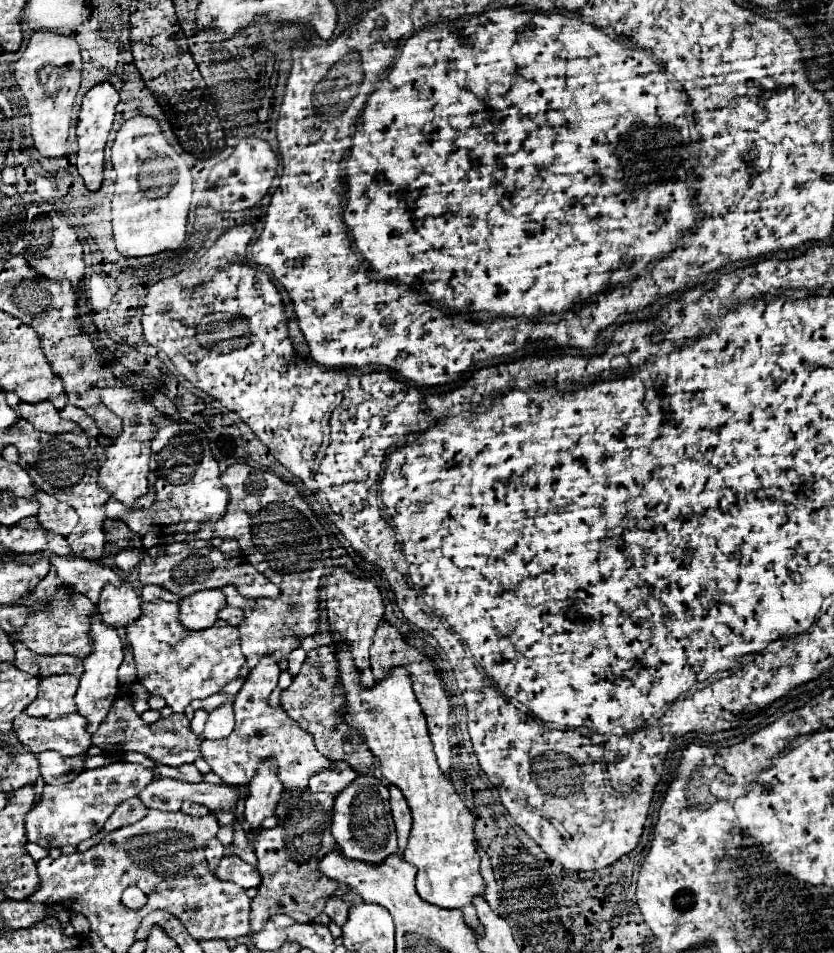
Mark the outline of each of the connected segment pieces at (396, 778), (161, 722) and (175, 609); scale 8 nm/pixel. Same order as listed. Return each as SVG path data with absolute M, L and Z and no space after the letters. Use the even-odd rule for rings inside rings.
M345 643L337 645L335 657L339 661L339 671L341 671L341 681L335 687L335 691L345 693L347 709L349 709L345 719L365 735L367 747L381 761L383 777L389 783L393 783L395 787L399 787L403 791L407 803L409 803L413 827L411 827L411 835L409 835L407 847L403 851L403 857L419 869L417 871L417 893L421 895L421 899L425 899L433 905L439 905L443 909L471 907L473 899L477 895L485 893L485 881L481 879L481 873L479 873L479 861L481 859L475 851L475 835L473 835L475 819L469 813L469 809L465 807L465 803L459 799L459 795L455 793L453 783L441 773L441 769L435 761L435 753L433 753L433 745L429 739L425 715L423 715L415 695L413 695L409 673L405 671L405 667L397 667L389 673L387 679L377 681L377 685L373 689L363 689L357 685L357 679L361 677L361 673L355 669L353 659L351 659L351 651Z
M129 685L119 687L119 695L109 715L105 717L97 733L93 733L93 745L101 747L103 751L137 751L161 765L171 765L171 767L193 763L201 755L199 751L201 739L193 735L185 713L173 713L165 719L157 719L155 723L143 723L141 715L137 715L133 709L133 701L135 701L135 691Z
M163 599L143 601L141 617L127 625L127 637L137 663L137 681L153 695L161 695L173 711L185 711L195 699L219 693L229 681L239 677L245 657L239 645L237 627L217 621L203 631L189 631L179 623L179 605Z

